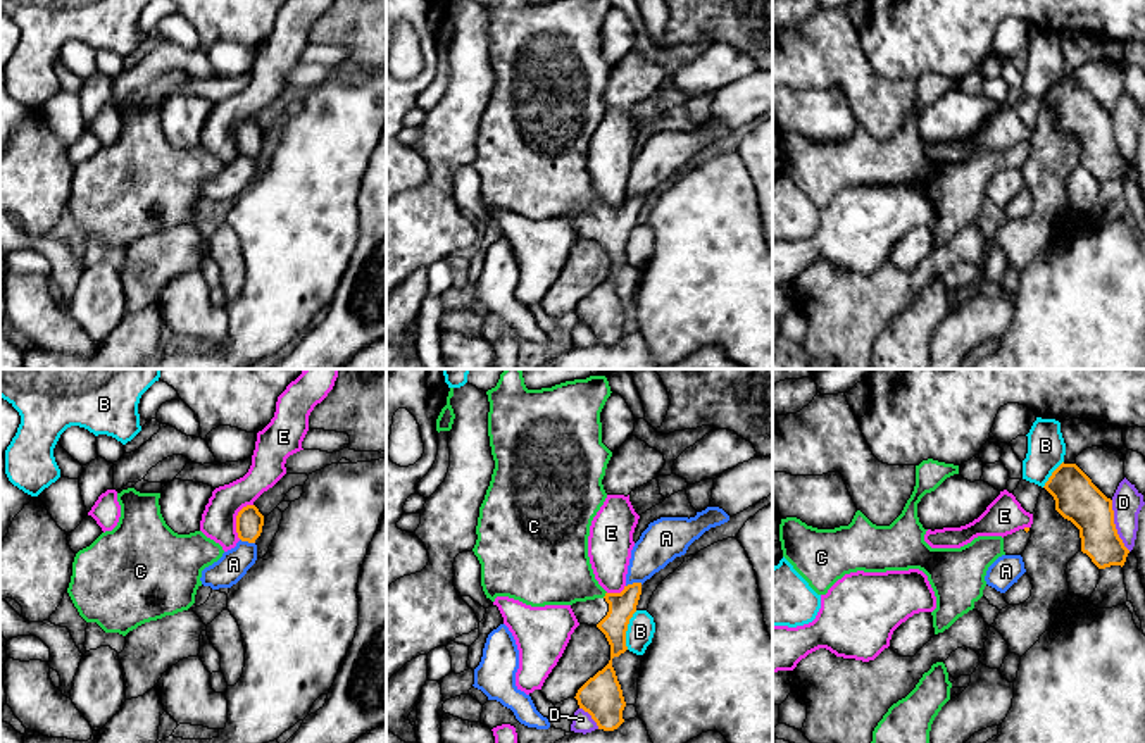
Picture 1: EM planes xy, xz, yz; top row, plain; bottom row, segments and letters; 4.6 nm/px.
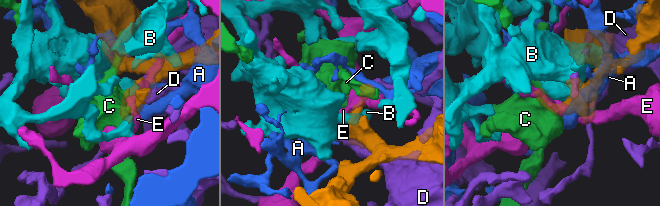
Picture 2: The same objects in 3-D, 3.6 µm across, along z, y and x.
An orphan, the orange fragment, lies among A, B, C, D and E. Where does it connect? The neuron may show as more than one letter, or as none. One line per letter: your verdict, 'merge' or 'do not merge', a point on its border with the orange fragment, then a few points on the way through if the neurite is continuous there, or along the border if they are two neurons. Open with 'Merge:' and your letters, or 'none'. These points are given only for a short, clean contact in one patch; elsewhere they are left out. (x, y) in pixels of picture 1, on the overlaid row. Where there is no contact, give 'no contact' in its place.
Merge: C
A: do not merge; meets orange in xz at (633, 583)
B: do not merge; meets orange in xz at (626, 630)
C: merge; meets orange in xz at (606, 595); runs through xz (621, 605), (606, 595), (557, 573)
D: do not merge; meets orange in yz at (1114, 526)
E: do not merge; meets orange in xy at (237, 519)

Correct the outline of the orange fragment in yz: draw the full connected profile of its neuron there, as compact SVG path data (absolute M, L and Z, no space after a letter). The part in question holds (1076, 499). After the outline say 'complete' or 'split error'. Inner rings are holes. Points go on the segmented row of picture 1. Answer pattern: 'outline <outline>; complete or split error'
outline M1061 464L1043 486L1055 500L1055 510L1079 529L1081 552L1098 569L1124 565L1129 550L1114 524L1107 498L1076 464Z; complete

